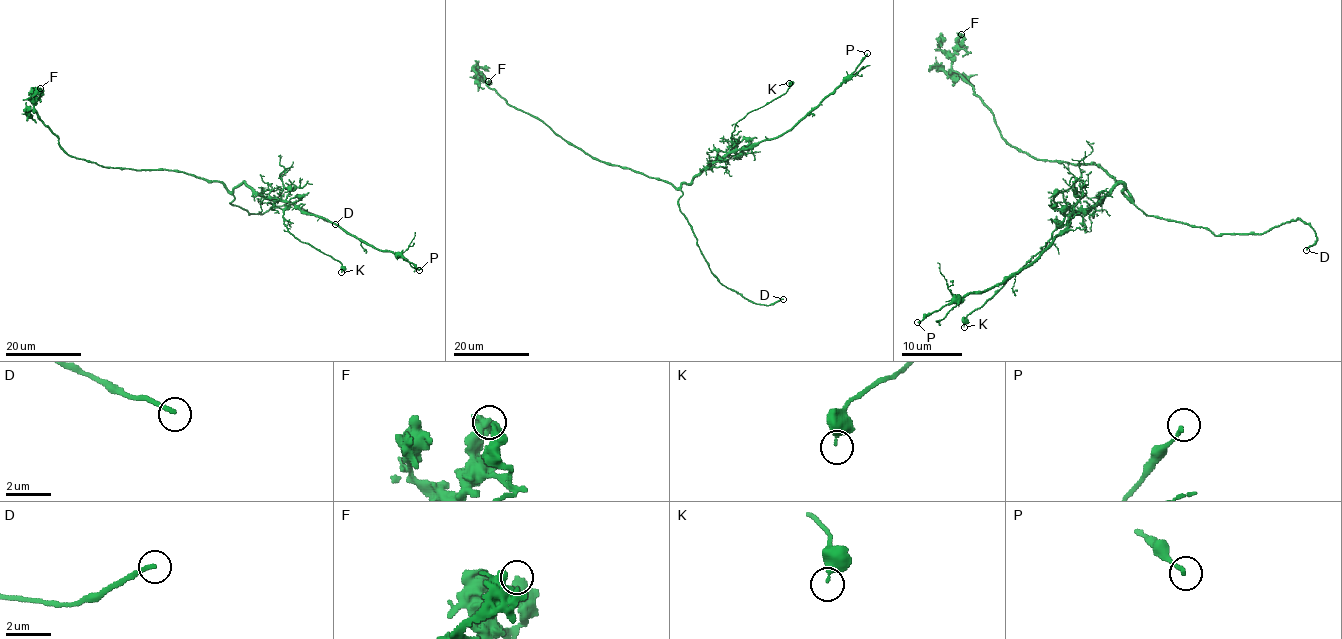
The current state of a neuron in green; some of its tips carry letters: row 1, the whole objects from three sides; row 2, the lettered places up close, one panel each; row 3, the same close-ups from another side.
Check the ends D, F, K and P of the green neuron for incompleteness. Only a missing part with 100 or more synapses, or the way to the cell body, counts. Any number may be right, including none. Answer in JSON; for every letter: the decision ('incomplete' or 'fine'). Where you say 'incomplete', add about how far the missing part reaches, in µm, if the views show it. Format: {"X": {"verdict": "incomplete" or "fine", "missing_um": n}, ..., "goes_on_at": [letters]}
{"D": {"verdict": "incomplete", "missing_um": 15}, "F": {"verdict": "fine"}, "K": {"verdict": "fine"}, "P": {"verdict": "fine"}, "goes_on_at": ["D"]}

